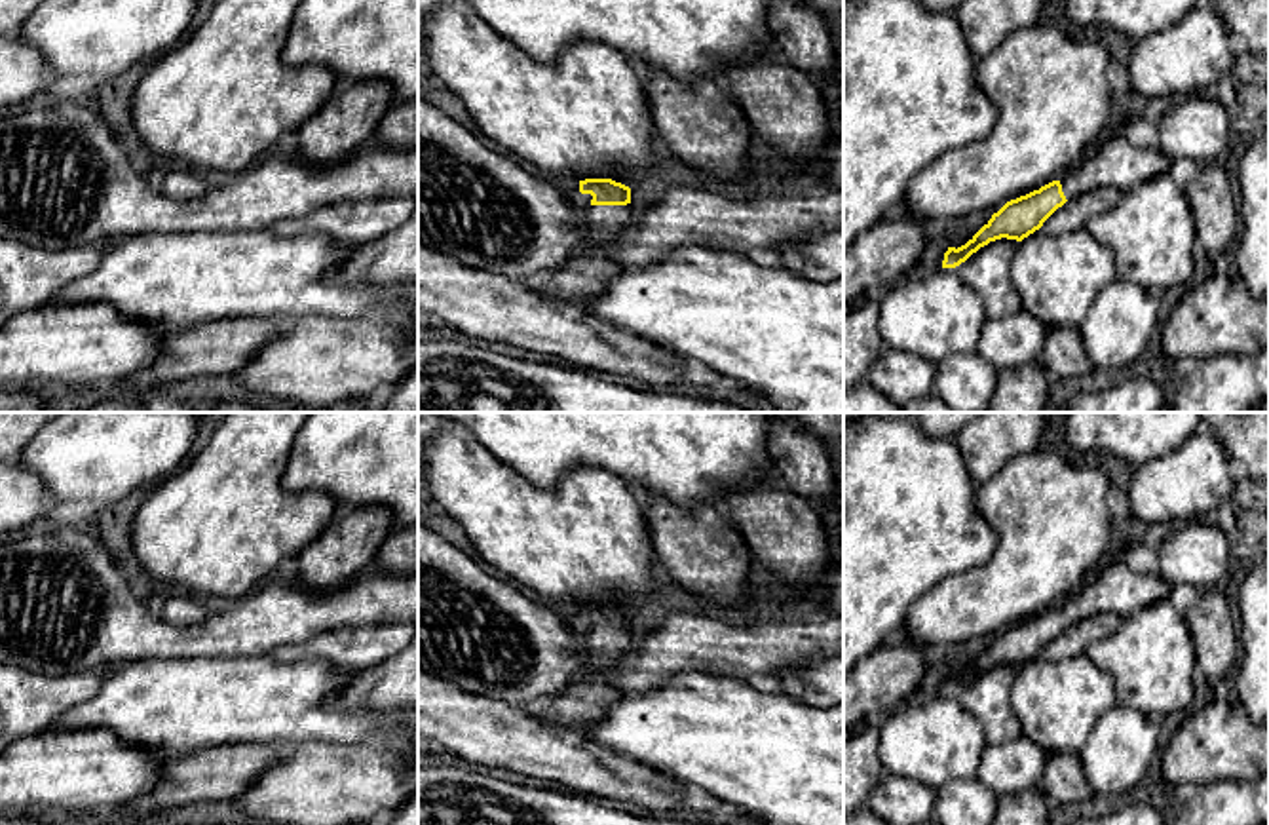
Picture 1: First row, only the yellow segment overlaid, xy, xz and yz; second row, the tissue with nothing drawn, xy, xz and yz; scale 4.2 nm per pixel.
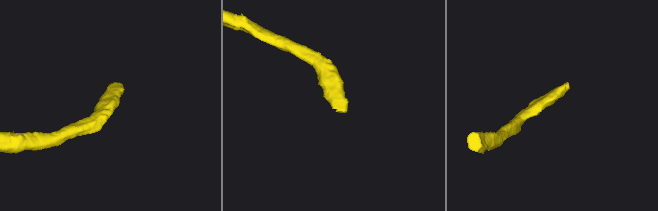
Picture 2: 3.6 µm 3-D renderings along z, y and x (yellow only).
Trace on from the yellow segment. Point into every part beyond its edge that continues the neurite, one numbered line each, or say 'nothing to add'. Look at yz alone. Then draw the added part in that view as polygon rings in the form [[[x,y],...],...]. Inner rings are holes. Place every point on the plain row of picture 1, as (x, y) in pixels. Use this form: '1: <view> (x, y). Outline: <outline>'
1: yz (1119, 590). Outline: [[[1121,561],[1102,566],[1094,580],[1060,604],[1060,610],[1066,625],[1102,612],[1113,612],[1125,620],[1161,599],[1168,599],[1170,589],[1172,585],[1161,576],[1138,574]]]

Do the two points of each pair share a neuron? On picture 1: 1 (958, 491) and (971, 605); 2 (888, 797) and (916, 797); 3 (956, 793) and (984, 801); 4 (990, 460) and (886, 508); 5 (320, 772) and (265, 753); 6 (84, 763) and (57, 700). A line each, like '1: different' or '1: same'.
1: different
2: same
3: same
4: different
5: different
6: different

